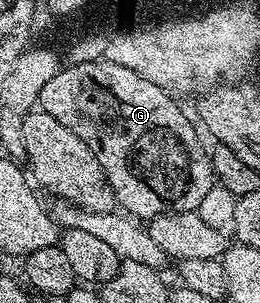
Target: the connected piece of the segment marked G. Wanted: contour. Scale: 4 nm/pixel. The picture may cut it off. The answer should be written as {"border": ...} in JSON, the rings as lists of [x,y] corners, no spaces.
{"border":[[[102,60],[64,65],[42,87],[38,105],[46,115],[54,115],[62,127],[70,127],[94,151],[94,159],[98,159],[114,191],[117,206],[130,218],[147,223],[163,213],[199,210],[206,191],[212,189],[214,178],[209,150],[200,146],[201,134],[191,125],[182,105],[129,68]]]}

